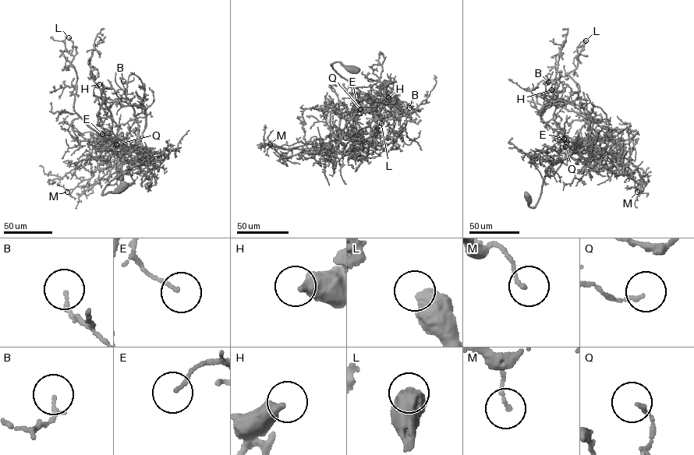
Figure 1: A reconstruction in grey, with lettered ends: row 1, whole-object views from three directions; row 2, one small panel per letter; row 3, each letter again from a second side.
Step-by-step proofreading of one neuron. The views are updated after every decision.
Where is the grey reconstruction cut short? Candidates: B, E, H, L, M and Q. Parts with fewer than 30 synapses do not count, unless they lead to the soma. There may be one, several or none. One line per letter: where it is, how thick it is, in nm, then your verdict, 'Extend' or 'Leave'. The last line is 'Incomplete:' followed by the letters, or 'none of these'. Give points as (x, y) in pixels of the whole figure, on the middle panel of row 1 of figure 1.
B: Place: (409, 107). Thickness 130 nm. Leave
E: Place: (356, 102). Thickness 110 nm. Leave
H: Place: (388, 97). Thickness 400 nm. Leave
L: Place: (381, 123). Thickness 700 nm. Leave
M: Place: (270, 144). Thickness 120 nm. Leave
Q: Place: (360, 109). Thickness 110 nm. Leave
Incomplete: none of these

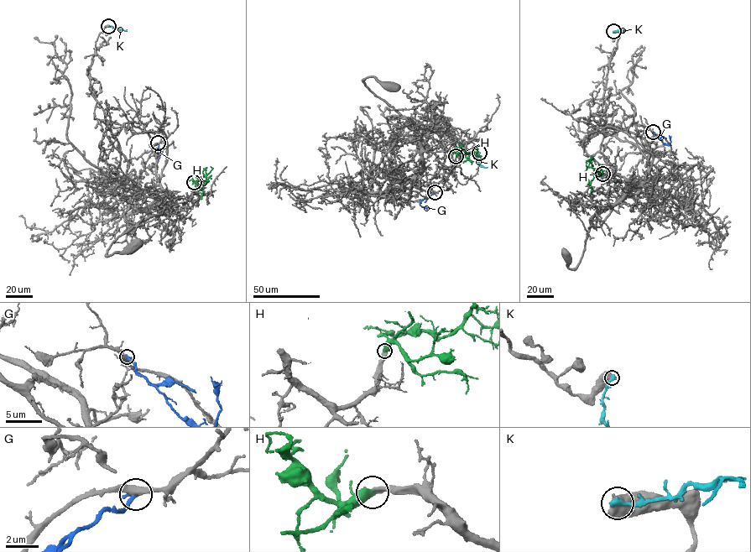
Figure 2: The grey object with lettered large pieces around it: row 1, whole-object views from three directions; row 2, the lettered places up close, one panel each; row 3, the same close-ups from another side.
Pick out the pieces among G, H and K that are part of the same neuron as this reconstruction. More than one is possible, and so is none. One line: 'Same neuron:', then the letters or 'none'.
Same neuron: H

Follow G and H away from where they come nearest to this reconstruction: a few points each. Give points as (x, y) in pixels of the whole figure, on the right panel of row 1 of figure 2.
G: (653, 132), (668, 145), (670, 142), (669, 135)
H: (602, 174), (598, 174), (588, 166), (589, 160), (586, 163)

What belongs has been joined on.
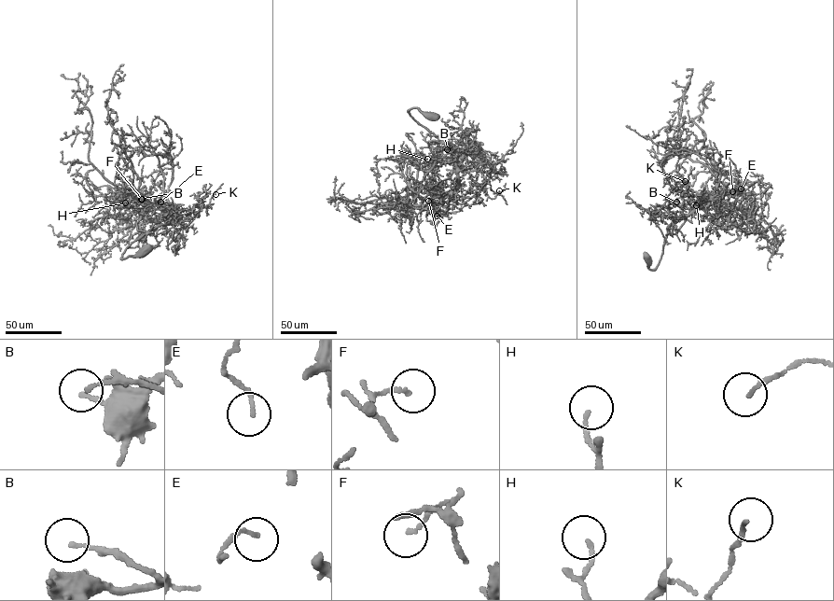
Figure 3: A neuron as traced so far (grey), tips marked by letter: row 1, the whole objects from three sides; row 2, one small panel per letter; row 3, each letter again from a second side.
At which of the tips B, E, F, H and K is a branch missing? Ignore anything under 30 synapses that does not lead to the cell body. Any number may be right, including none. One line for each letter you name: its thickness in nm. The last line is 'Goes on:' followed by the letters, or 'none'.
B: Thickness 80 nm
Goes on: B

